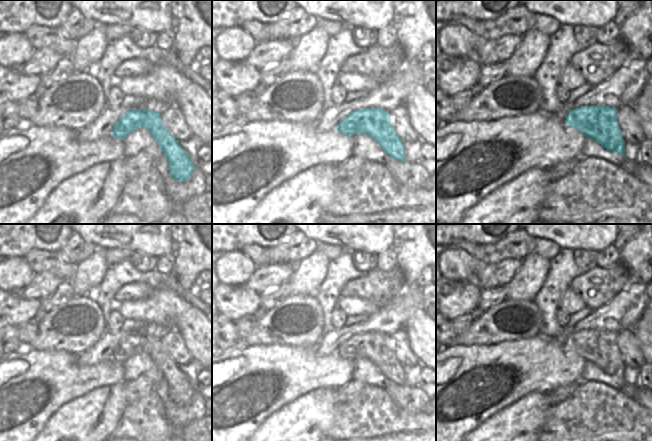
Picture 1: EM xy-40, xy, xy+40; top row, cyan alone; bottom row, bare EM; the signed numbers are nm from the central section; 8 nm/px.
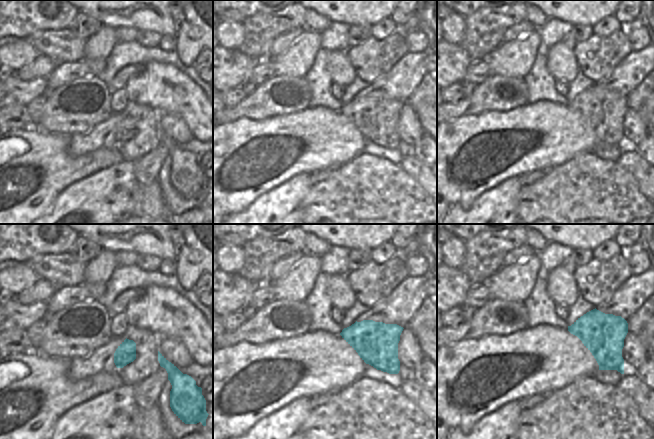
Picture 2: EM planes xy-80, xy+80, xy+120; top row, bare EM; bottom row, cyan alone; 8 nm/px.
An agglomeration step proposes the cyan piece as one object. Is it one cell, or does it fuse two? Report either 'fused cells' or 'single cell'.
single cell

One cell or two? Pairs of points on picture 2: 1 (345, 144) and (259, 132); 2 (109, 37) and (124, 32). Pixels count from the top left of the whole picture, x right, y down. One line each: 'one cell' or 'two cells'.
1: one cell
2: two cells

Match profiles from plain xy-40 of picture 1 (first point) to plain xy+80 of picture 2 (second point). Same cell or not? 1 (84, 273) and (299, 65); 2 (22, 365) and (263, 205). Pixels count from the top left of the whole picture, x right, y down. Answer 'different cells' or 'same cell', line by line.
1: same cell
2: different cells

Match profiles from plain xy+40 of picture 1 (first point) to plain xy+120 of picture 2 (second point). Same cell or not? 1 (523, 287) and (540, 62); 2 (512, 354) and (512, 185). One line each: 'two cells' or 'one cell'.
1: two cells
2: two cells

